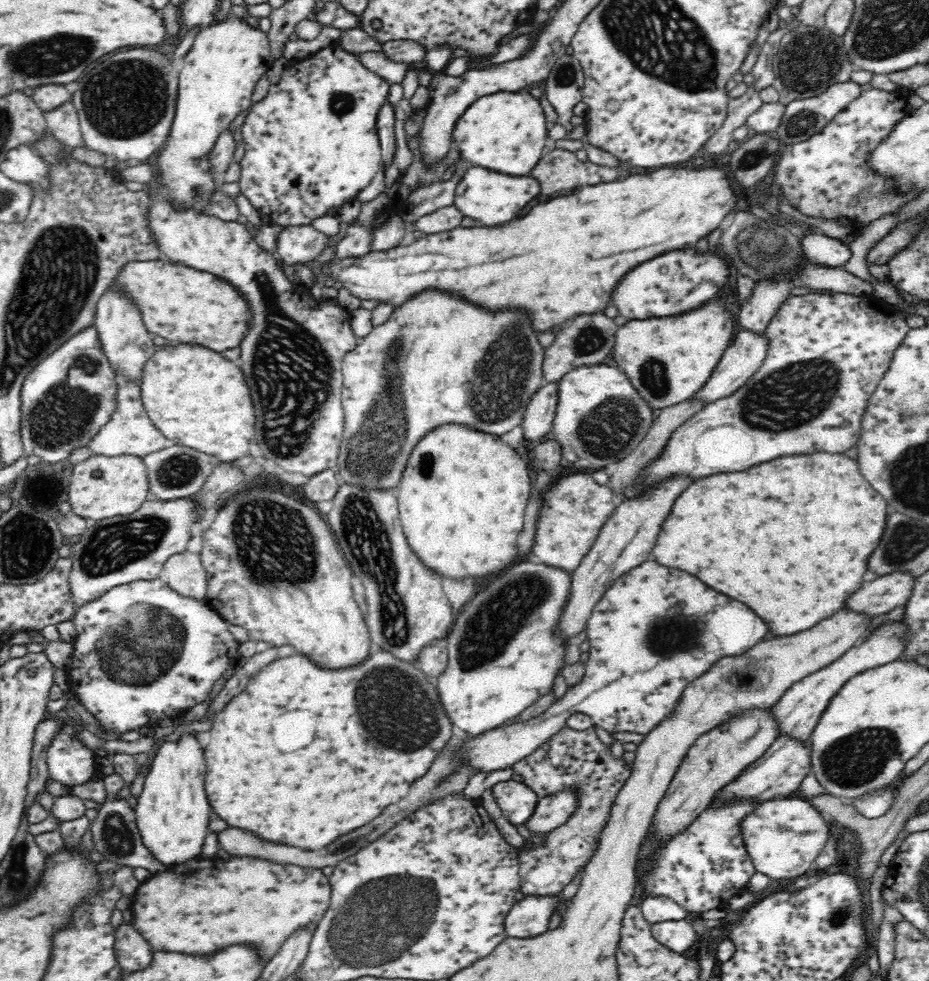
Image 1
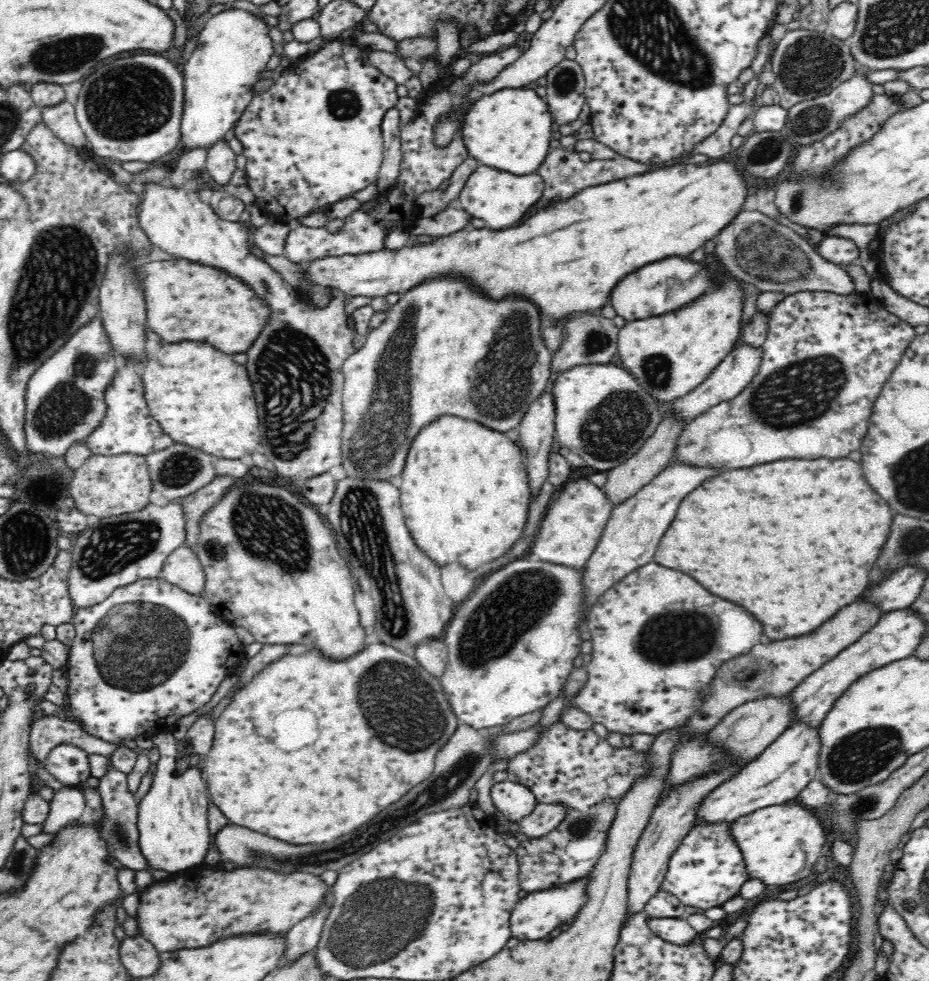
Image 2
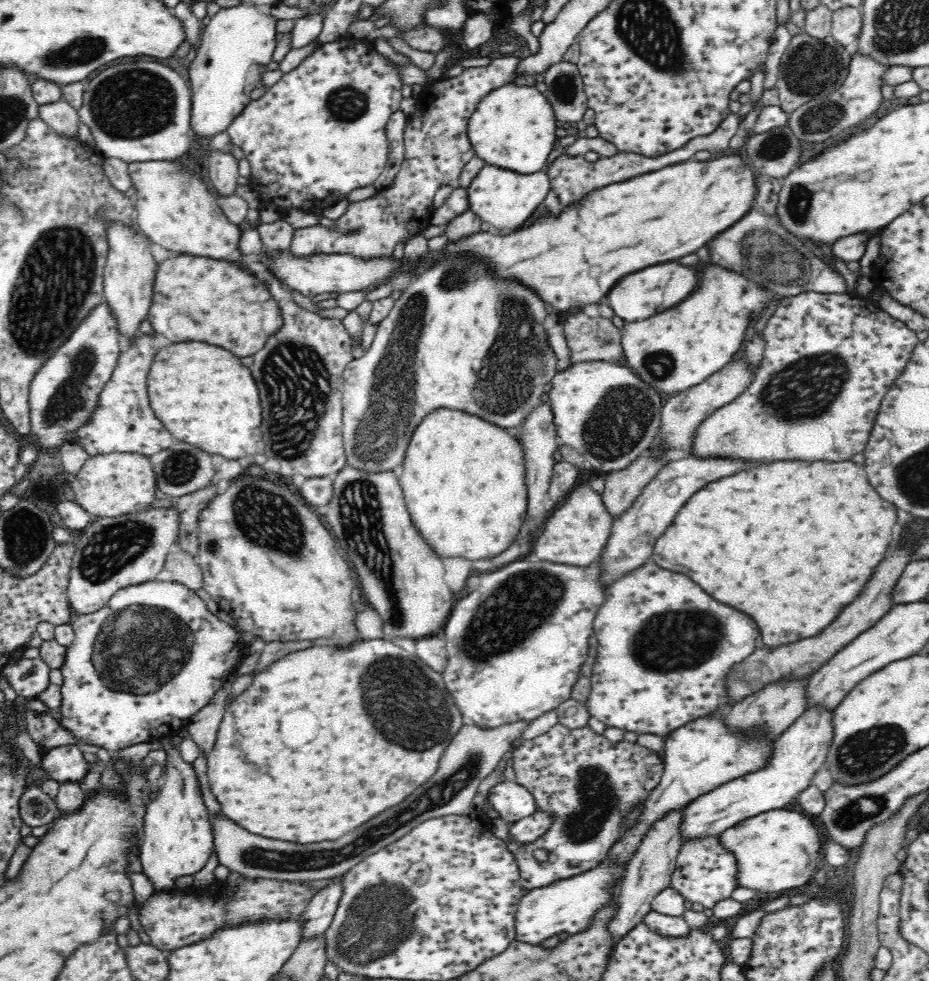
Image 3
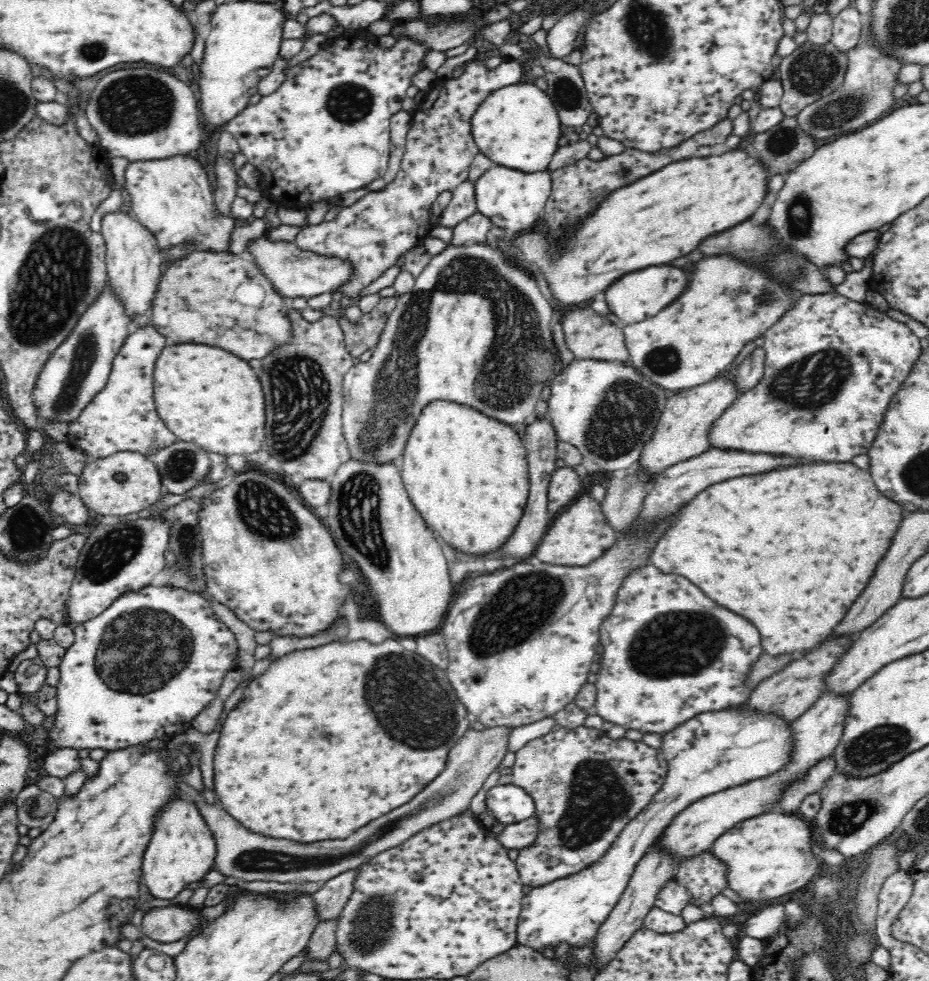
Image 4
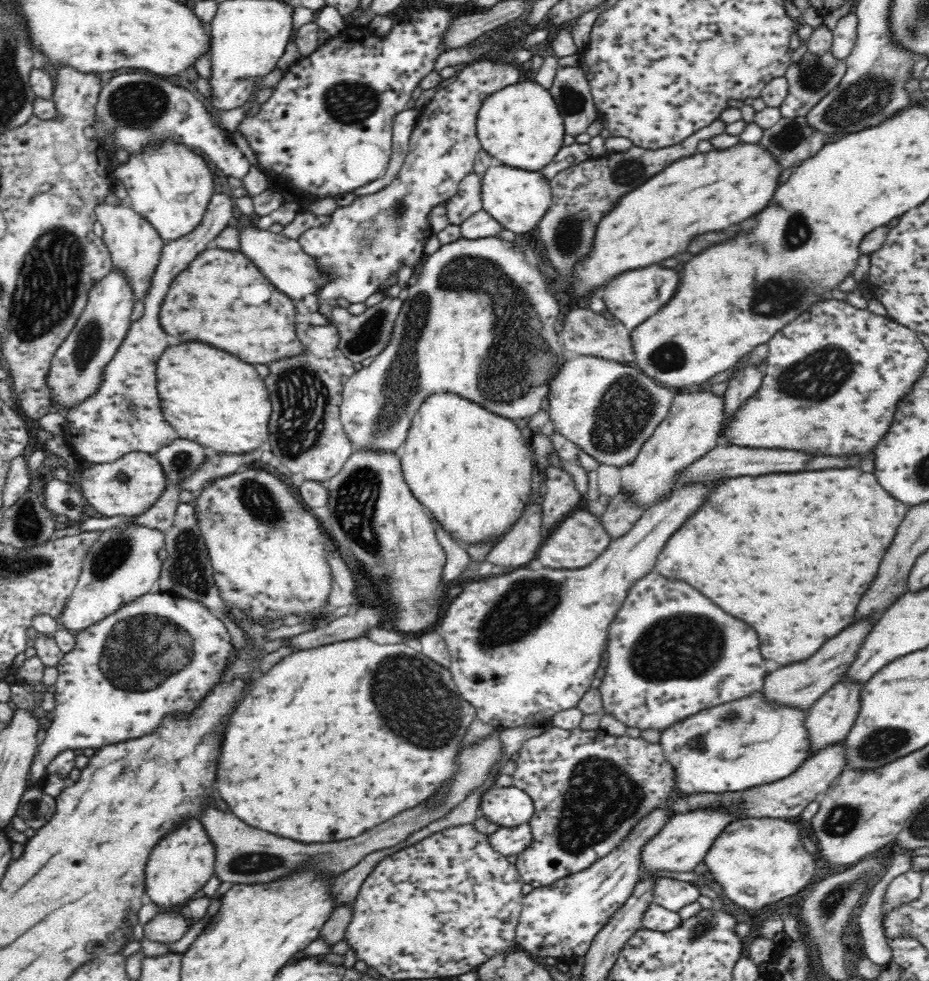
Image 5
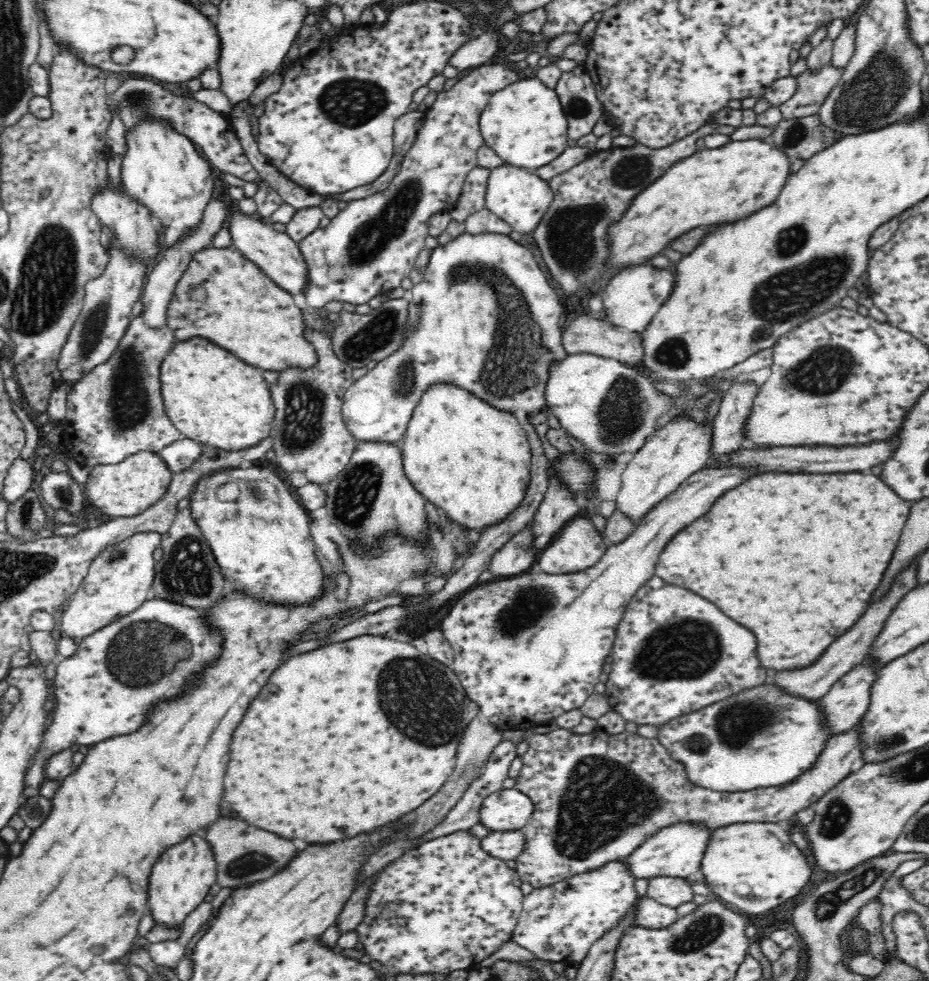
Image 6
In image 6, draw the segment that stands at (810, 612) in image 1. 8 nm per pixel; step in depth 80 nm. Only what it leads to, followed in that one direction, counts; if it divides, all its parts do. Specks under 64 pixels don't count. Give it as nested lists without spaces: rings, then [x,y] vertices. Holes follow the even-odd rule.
[[[884,464],[873,466],[869,472],[848,472],[848,474],[792,474],[792,472],[760,473],[750,477],[740,486],[729,490],[723,494],[710,507],[710,510],[704,516],[694,519],[692,524],[685,526],[659,554],[658,563],[656,564],[655,576],[660,578],[664,583],[672,586],[684,586],[702,598],[714,602],[728,614],[732,620],[740,622],[742,626],[748,626],[748,630],[754,632],[758,638],[758,658],[760,665],[766,670],[787,671],[801,669],[815,663],[824,654],[824,650],[846,630],[854,626],[854,622],[866,612],[870,598],[874,590],[880,586],[884,572],[888,568],[888,562],[892,560],[892,554],[898,546],[902,528],[904,528],[908,518],[910,508],[906,506],[903,498],[900,498],[892,488],[884,483],[880,478],[883,472]]]

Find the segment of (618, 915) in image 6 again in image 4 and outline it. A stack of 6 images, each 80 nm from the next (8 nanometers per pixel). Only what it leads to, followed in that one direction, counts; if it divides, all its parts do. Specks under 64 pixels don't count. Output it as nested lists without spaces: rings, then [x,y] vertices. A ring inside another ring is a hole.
[[[746,704],[732,706],[720,711],[704,712],[676,726],[674,730],[662,734],[661,753],[668,763],[668,772],[664,786],[654,795],[652,802],[620,832],[618,840],[610,846],[606,854],[598,861],[566,878],[556,879],[547,885],[533,888],[522,898],[521,913],[517,924],[517,944],[530,947],[540,953],[546,947],[554,950],[562,942],[570,949],[590,945],[599,926],[608,918],[619,898],[624,894],[636,865],[663,834],[663,830],[672,822],[678,812],[690,804],[717,792],[740,786],[756,779],[780,772],[791,761],[793,755],[792,722],[787,722],[781,714],[752,711]]]

